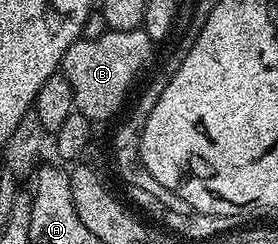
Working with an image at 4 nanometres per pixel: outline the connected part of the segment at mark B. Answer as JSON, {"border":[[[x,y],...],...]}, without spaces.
{"border":[[[141,28],[118,32],[106,30],[99,38],[82,38],[74,42],[61,59],[63,74],[67,82],[71,82],[74,109],[82,112],[91,122],[111,119],[120,110],[133,79],[148,62],[153,48],[154,41]]]}

